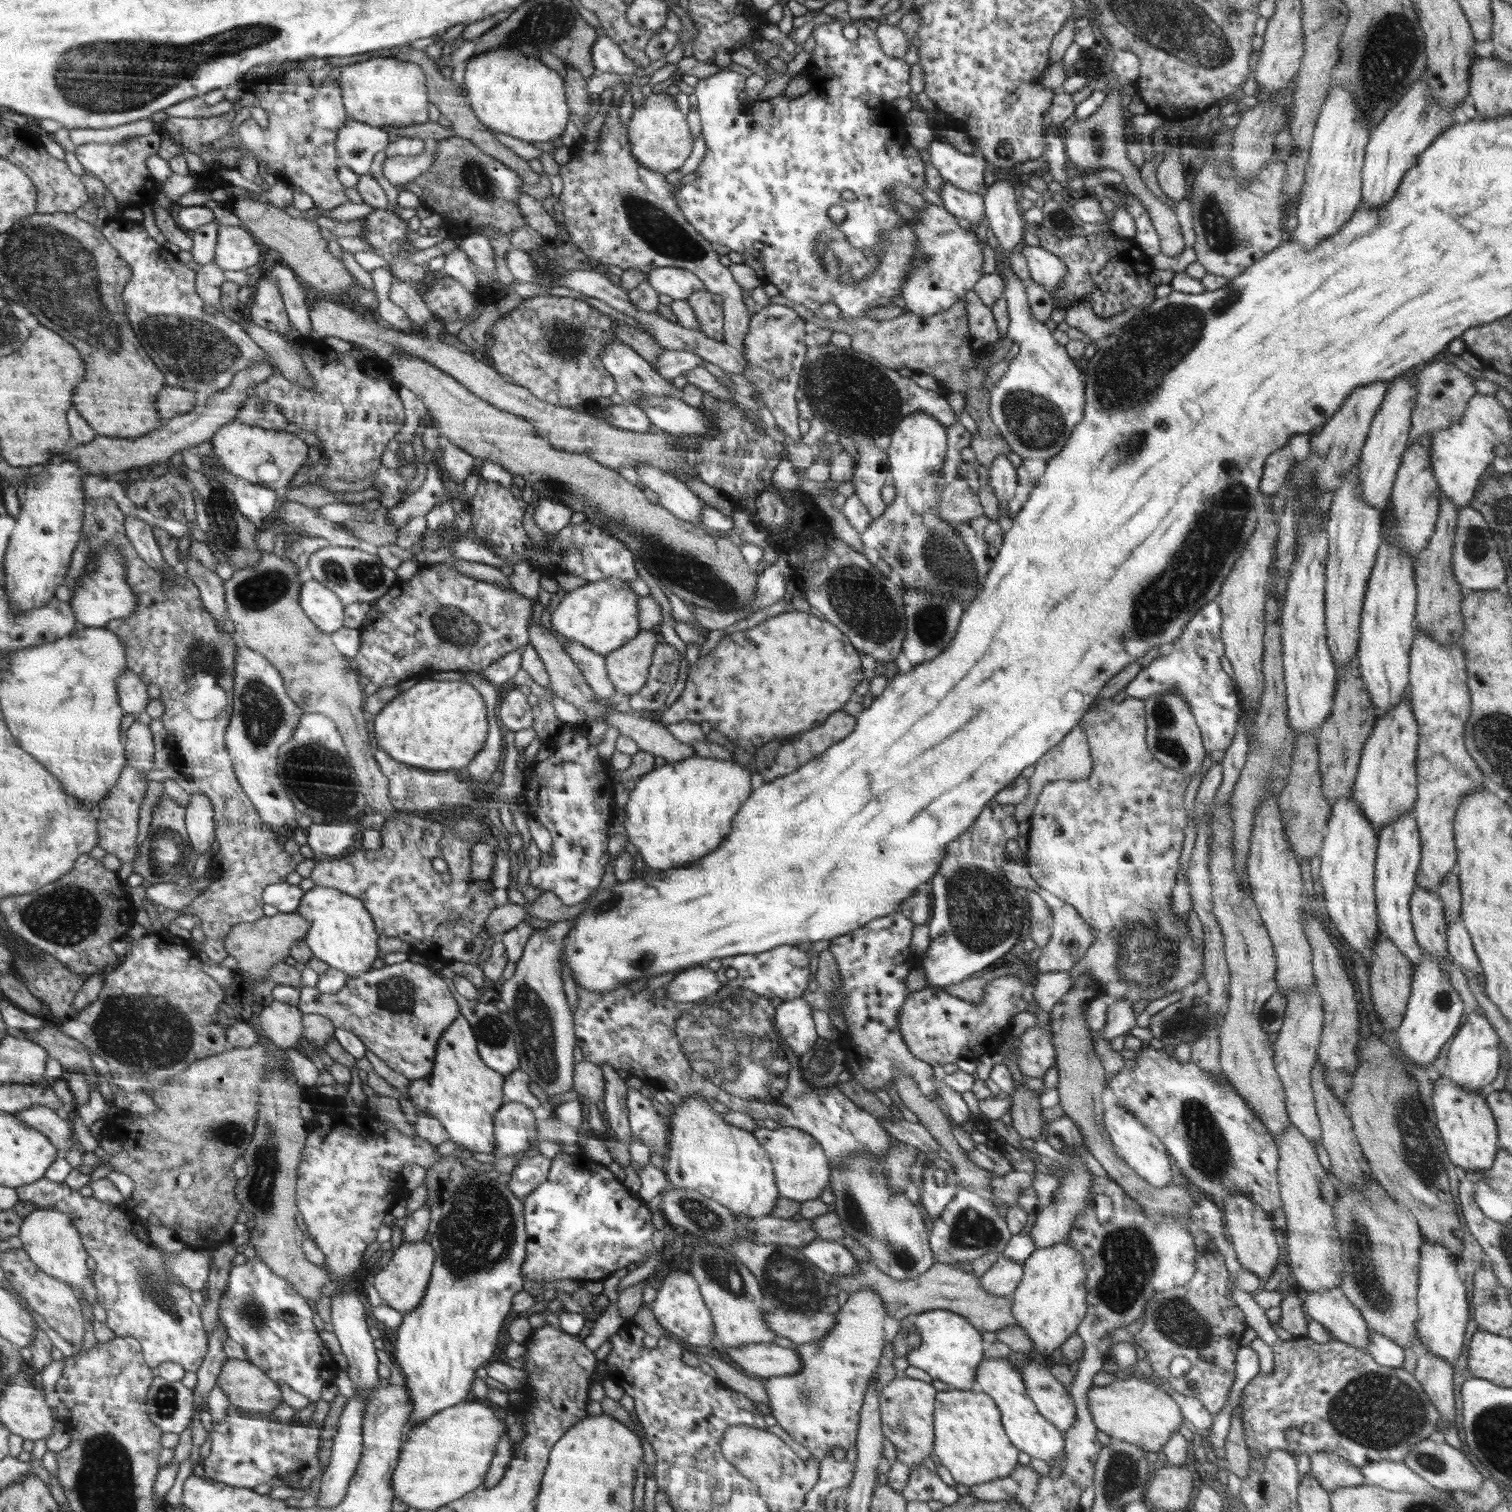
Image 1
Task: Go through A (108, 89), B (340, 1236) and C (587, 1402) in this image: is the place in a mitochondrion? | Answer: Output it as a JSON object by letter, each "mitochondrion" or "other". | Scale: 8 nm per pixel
{"A":"mitochondrion","B":"other","C":"other"}

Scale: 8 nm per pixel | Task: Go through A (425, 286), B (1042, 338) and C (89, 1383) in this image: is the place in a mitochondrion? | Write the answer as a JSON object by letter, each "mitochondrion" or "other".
{"A":"other","B":"other","C":"other"}

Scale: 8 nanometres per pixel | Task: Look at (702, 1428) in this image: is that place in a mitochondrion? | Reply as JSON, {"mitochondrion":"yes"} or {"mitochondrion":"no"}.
{"mitochondrion":"no"}

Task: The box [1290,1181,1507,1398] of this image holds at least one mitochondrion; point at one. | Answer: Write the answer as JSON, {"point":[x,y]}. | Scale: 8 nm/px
{"point":[1367,1277]}

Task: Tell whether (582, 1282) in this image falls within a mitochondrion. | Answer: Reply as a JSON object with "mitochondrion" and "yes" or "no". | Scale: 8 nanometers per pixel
{"mitochondrion":"no"}

